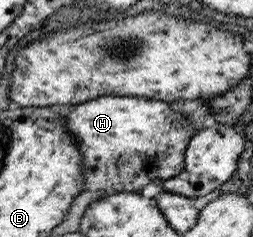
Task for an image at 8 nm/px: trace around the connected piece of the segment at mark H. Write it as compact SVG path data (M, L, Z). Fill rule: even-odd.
M103 95L71 106L65 115L65 130L73 134L83 156L81 174L85 178L85 191L113 193L139 192L155 178L165 180L179 175L188 141L199 128L187 122L171 103Z

